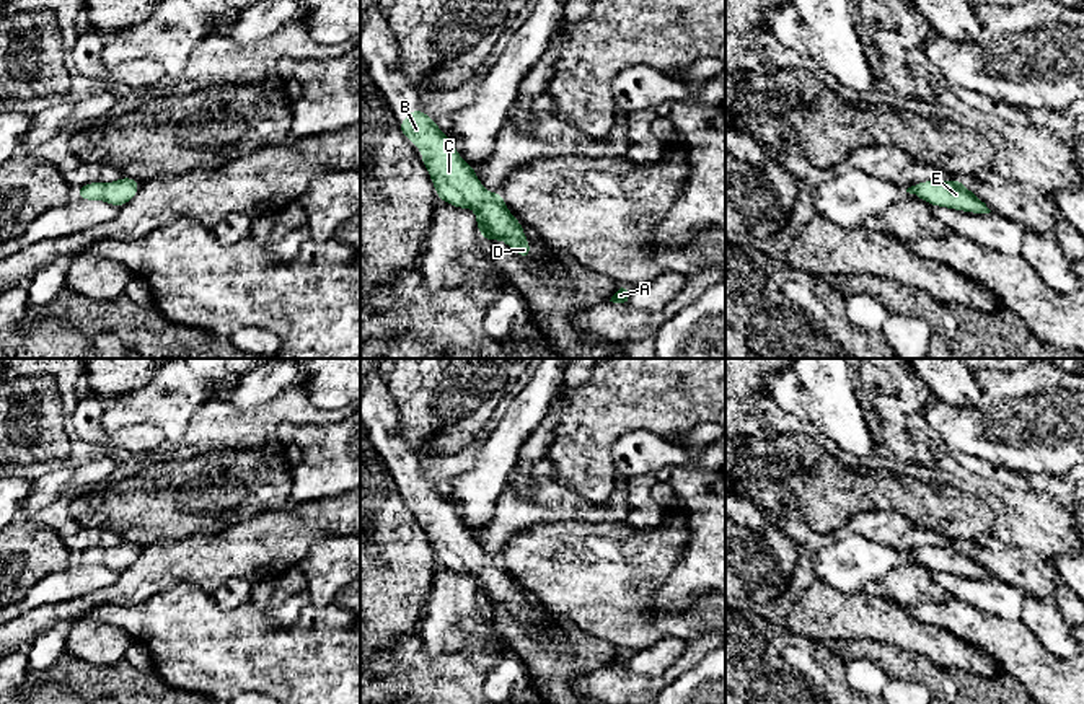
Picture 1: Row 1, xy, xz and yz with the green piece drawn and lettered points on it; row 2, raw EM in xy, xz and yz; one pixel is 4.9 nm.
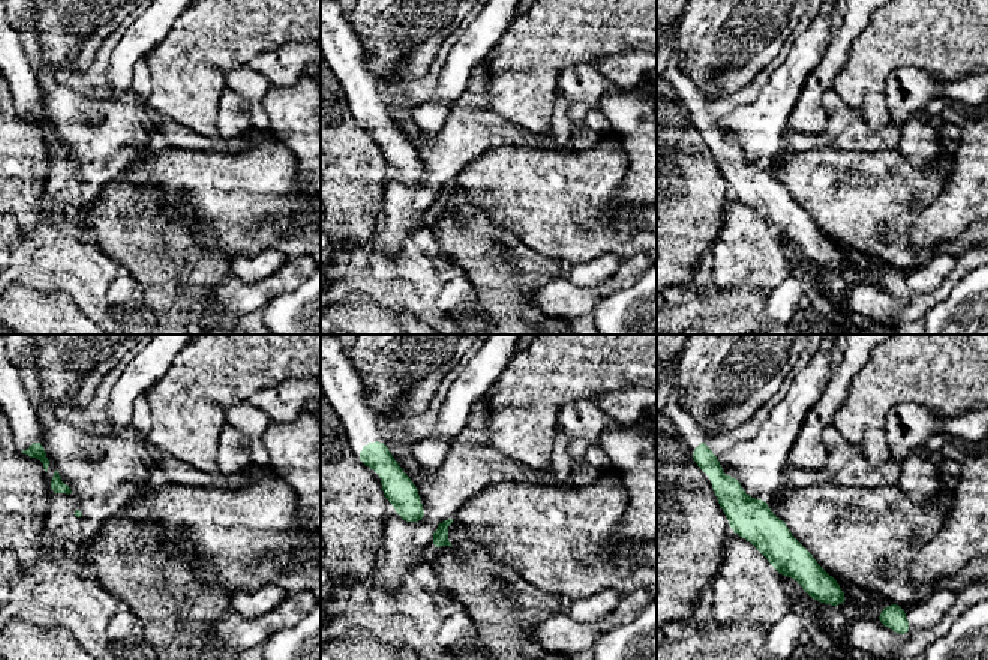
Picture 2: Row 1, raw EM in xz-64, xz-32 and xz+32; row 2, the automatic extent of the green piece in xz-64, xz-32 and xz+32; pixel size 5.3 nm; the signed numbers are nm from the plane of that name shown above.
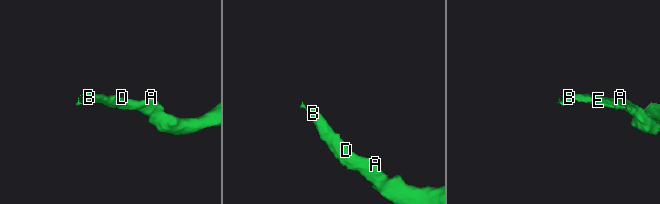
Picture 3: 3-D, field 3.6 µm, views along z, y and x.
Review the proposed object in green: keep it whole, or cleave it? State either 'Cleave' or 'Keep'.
Keep

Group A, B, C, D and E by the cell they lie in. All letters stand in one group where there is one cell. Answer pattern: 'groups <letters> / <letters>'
groups A B C D E

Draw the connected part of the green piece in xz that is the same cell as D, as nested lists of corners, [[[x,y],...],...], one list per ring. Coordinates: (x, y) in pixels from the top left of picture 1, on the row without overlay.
[[[422,474],[409,476],[398,489],[401,499],[422,515],[421,525],[440,565],[456,574],[473,574],[484,606],[502,605],[520,623],[530,624],[531,613],[522,588],[507,574],[500,557],[487,557],[474,533],[463,526],[453,505]]]

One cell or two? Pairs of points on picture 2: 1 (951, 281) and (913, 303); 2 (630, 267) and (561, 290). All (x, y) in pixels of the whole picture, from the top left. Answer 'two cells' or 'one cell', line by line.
1: one cell
2: one cell

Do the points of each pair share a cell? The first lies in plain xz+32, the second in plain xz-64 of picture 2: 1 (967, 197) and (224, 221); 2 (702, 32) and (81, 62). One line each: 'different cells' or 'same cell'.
1: different cells
2: same cell

